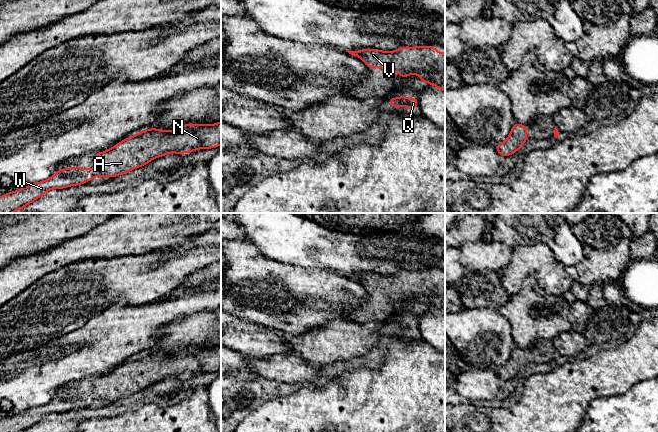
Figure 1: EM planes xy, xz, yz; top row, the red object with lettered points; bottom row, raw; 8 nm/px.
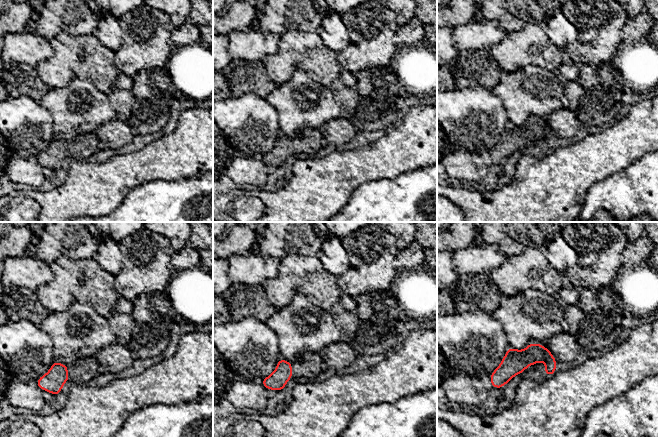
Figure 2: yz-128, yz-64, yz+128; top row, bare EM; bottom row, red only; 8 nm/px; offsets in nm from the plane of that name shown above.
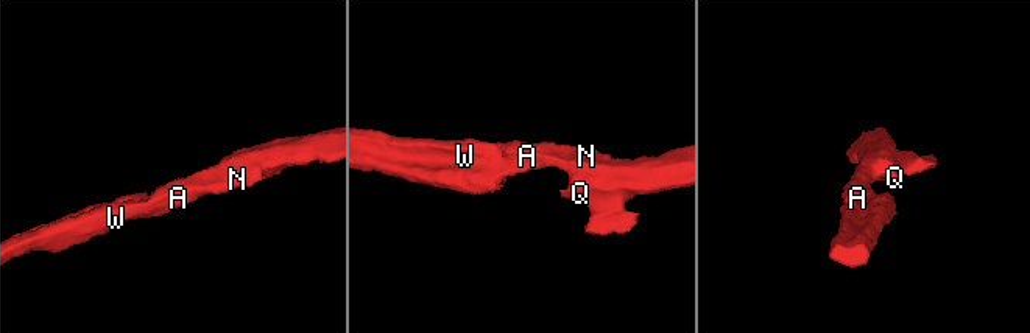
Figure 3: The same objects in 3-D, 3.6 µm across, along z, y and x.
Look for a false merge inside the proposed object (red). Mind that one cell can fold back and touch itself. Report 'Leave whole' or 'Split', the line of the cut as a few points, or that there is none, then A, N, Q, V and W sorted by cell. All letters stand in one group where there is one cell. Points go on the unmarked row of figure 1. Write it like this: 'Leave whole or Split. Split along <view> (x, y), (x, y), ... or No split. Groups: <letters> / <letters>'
Leave whole. No split. Groups: A N Q V W

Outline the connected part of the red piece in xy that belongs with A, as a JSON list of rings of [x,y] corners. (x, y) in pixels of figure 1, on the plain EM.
[[[221,345],[214,348],[184,348],[175,354],[147,352],[103,376],[94,377],[95,392],[69,391],[51,401],[0,420],[0,432],[25,432],[49,414],[65,413],[94,401],[117,401],[170,377],[186,378],[221,369]]]

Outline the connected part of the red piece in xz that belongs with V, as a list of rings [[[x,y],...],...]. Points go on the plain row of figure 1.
[[[403,270],[392,276],[379,273],[360,273],[346,276],[359,281],[369,293],[383,292],[389,296],[399,297],[400,302],[409,301],[415,297],[423,307],[445,314],[445,276],[438,276],[435,270]]]

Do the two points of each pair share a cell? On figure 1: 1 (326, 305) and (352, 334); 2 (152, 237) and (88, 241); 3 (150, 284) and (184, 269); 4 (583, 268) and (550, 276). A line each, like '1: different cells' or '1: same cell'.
1: different cells
2: same cell
3: same cell
4: different cells

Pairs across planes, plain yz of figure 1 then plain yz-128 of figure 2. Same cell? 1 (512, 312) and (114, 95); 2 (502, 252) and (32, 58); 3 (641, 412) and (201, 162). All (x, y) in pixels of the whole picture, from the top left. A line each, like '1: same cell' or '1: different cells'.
1: different cells
2: same cell
3: different cells

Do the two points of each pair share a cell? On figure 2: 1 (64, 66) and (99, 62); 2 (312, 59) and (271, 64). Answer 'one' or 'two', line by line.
1: one
2: one

